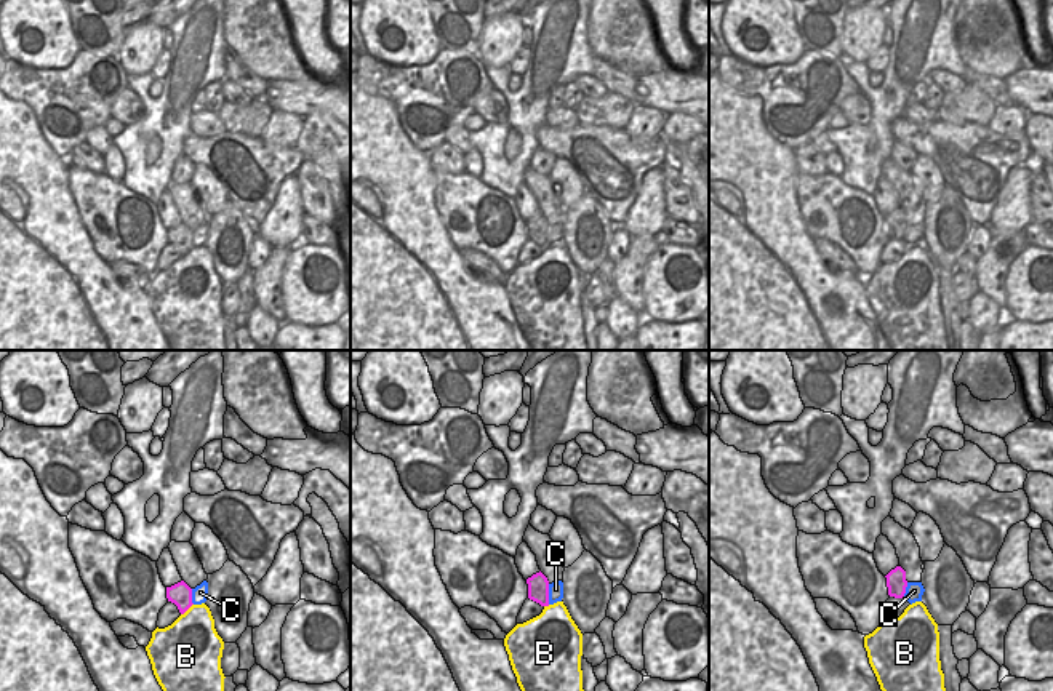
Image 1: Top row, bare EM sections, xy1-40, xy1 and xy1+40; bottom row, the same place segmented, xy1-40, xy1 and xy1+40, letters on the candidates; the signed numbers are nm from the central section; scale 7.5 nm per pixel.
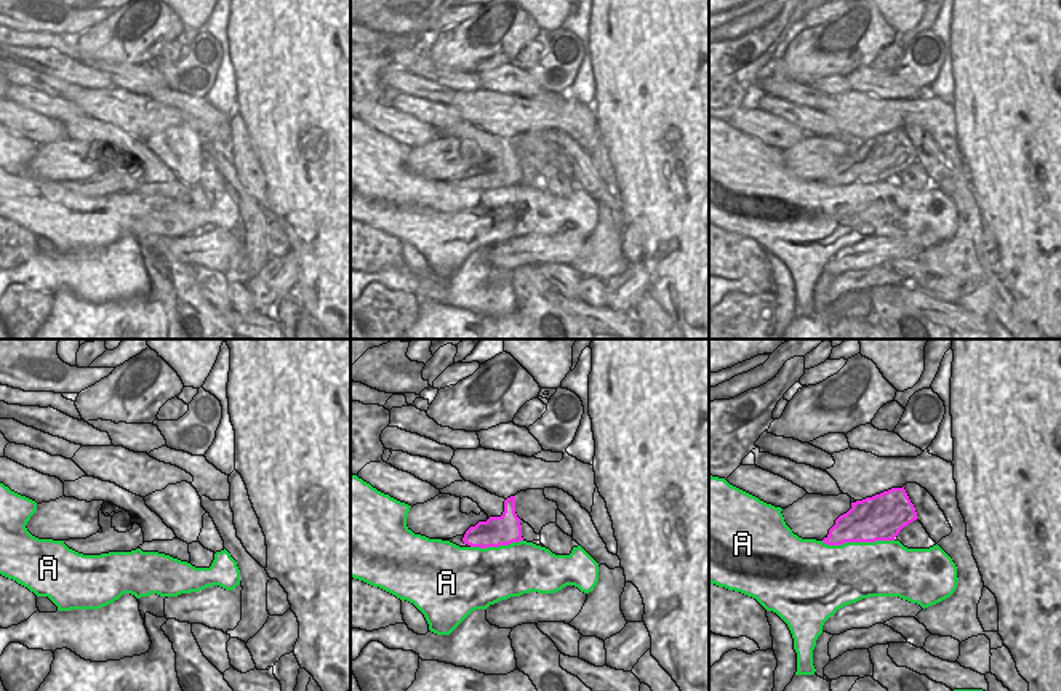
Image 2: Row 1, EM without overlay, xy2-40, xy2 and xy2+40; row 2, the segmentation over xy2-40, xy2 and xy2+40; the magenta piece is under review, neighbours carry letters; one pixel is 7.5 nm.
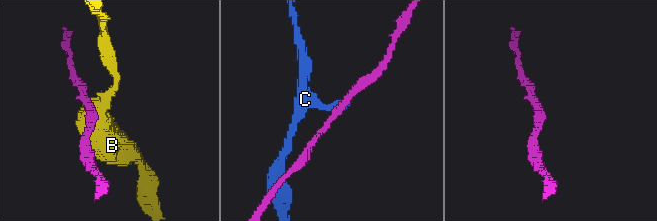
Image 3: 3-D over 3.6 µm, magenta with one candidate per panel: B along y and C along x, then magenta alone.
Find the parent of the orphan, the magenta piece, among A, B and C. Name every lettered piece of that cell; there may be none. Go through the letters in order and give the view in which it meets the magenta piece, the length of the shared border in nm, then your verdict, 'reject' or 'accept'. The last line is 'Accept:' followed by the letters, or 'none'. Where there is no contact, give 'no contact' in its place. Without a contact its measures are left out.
A: xy2+40 | 550 nm | reject
B: xy1-40 | 130 nm | reject
C: xy1 | 160 nm | reject
Accept: none

